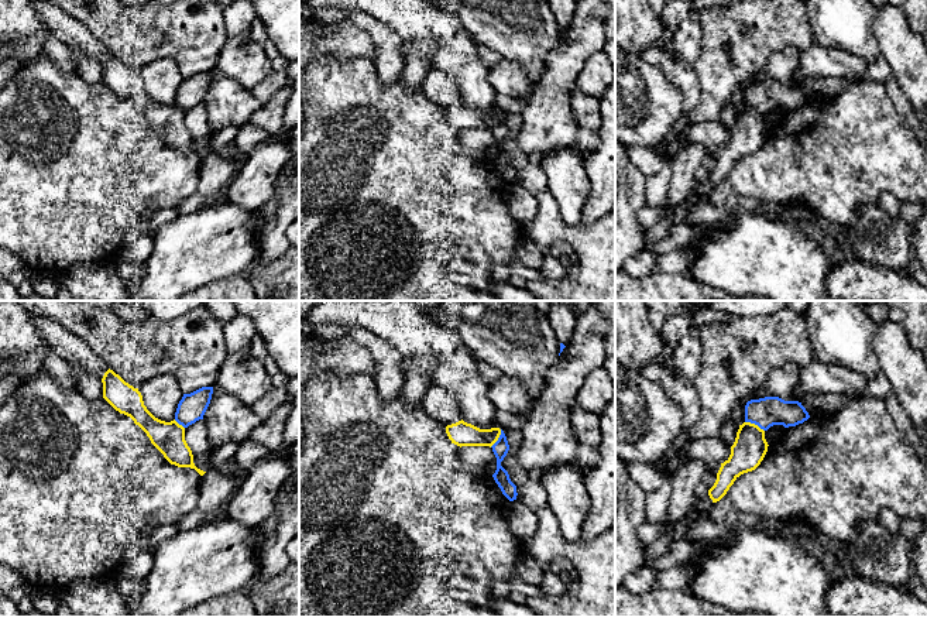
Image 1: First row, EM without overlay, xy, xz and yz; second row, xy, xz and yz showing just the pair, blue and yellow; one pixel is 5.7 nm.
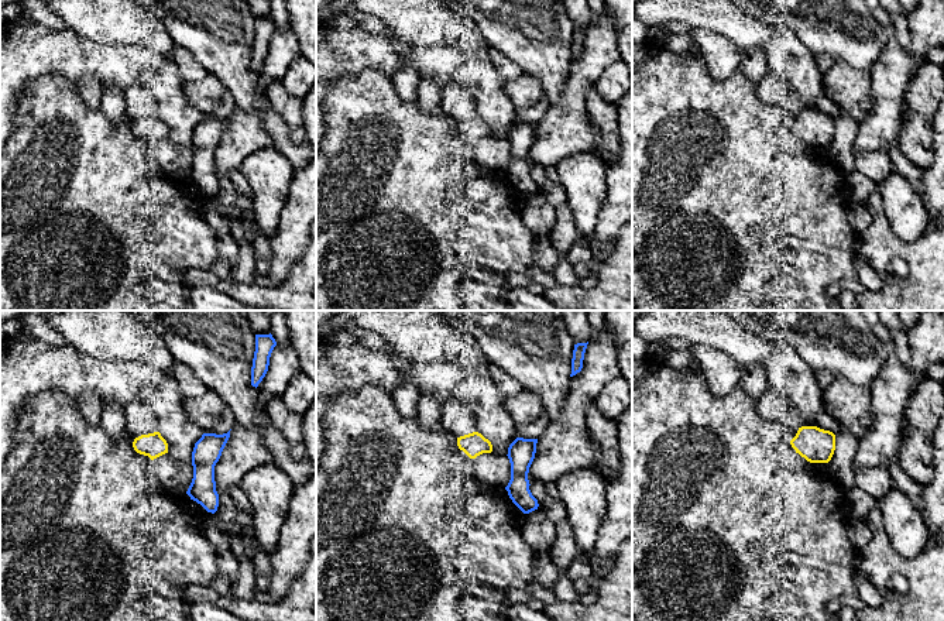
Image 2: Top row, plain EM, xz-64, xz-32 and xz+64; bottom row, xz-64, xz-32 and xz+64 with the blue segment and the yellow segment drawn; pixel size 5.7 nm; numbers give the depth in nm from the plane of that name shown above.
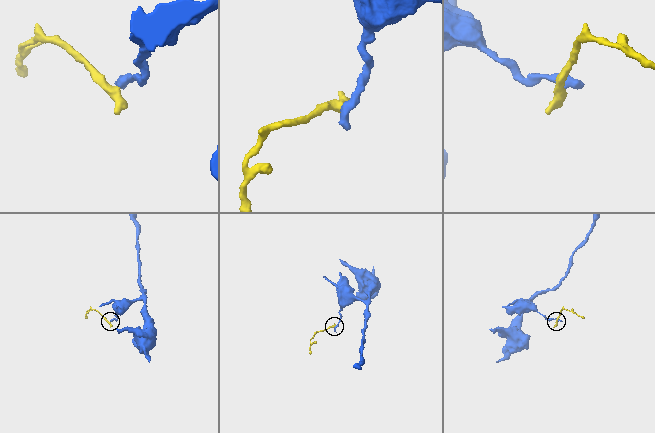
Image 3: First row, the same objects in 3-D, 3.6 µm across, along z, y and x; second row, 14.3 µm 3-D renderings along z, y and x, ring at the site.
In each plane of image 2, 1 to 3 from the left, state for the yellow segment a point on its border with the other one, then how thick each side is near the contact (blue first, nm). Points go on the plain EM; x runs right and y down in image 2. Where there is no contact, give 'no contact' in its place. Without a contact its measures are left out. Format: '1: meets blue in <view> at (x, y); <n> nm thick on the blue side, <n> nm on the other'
1: no contact
2: no contact
3: no contact

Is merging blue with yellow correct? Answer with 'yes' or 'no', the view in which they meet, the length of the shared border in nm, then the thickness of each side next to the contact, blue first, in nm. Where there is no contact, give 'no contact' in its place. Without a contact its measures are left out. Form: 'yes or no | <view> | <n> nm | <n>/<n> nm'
no | yz | 130 nm | 170/190 nm

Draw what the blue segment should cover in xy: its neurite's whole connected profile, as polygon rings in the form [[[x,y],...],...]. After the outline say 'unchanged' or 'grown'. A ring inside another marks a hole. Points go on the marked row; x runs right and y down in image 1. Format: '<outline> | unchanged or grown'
[[[202,387],[190,394],[183,394],[175,412],[175,421],[183,428],[188,428],[196,421],[203,419],[212,394],[213,387]]] | unchanged

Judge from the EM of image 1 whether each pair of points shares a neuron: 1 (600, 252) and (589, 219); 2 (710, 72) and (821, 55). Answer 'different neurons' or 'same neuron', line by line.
1: different neurons
2: different neurons

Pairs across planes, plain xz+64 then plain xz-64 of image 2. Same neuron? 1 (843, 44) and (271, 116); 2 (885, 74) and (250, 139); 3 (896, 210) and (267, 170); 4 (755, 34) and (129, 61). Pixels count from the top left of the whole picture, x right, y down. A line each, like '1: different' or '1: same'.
1: same
2: same
3: same
4: different

